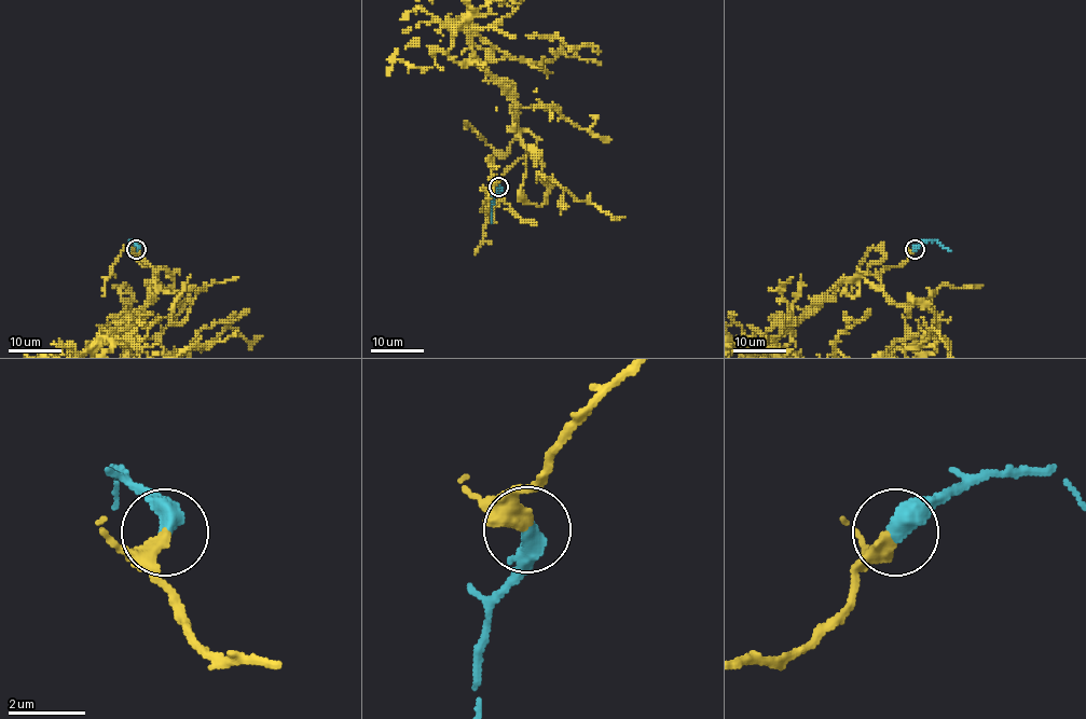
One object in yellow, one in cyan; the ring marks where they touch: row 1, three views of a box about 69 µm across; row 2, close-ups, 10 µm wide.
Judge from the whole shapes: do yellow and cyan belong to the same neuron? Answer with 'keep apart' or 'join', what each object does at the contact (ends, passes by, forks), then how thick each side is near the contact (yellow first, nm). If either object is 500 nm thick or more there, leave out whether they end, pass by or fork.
join; calibres 420 and 550 nm

